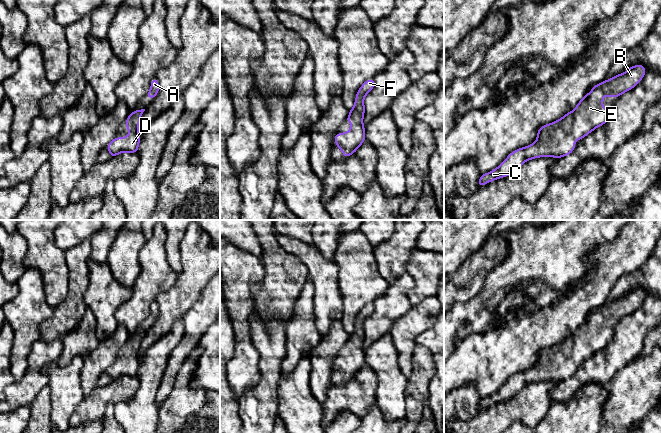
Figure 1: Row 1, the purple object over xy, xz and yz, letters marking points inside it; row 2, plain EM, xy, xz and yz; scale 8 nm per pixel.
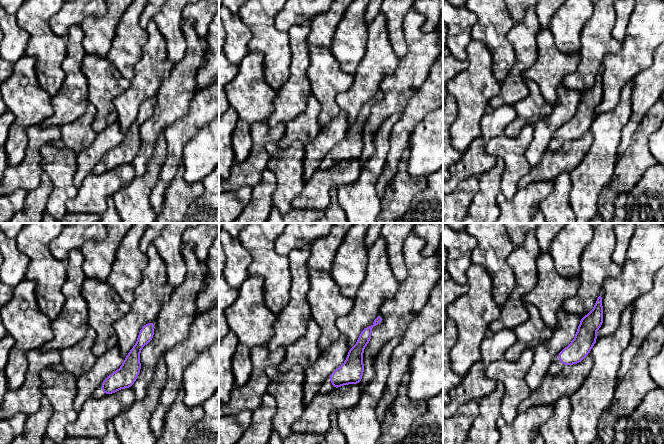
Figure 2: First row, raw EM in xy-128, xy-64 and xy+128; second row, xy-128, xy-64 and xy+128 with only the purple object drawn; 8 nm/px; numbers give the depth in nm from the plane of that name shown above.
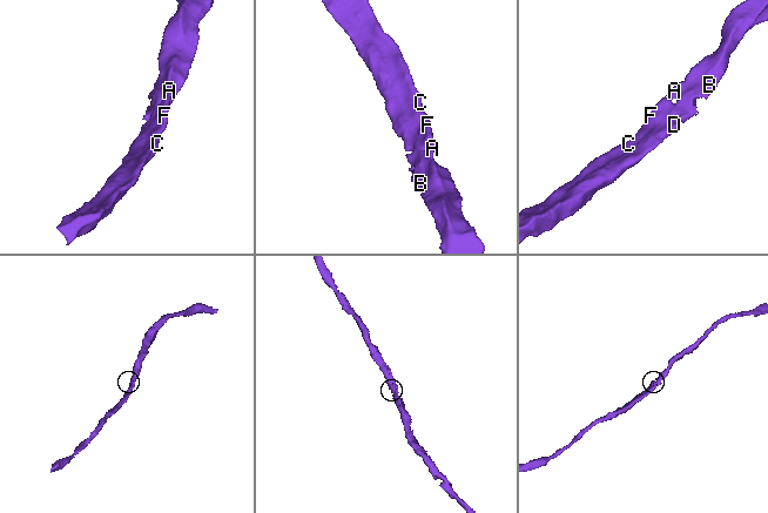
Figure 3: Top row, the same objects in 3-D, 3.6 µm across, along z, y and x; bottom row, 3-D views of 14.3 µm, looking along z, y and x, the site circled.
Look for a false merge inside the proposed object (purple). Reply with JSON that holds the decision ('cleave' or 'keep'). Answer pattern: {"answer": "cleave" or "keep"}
{"answer": "keep"}

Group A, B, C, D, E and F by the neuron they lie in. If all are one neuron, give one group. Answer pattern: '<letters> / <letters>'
A B C D E F

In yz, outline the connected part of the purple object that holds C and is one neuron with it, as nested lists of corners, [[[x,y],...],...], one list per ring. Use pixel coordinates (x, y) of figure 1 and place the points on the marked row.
[[[638,64],[594,85],[571,112],[555,122],[541,126],[532,145],[513,151],[496,169],[482,174],[478,187],[513,174],[528,160],[539,157],[559,159],[571,154],[578,139],[583,139],[609,120],[611,112],[603,107],[603,97],[618,98],[635,87],[645,74],[645,67]]]

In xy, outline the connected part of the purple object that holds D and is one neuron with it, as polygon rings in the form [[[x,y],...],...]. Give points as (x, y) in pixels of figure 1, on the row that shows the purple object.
[[[145,109],[135,110],[129,114],[125,122],[127,130],[130,133],[129,136],[117,137],[107,144],[106,147],[110,152],[111,157],[115,157],[123,152],[138,152],[138,146],[140,143],[139,122],[144,111]]]

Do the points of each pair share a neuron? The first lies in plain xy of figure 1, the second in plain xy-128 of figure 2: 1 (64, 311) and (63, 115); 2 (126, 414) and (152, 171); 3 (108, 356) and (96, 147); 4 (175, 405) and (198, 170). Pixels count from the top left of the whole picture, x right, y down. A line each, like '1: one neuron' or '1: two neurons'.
1: one neuron
2: one neuron
3: one neuron
4: two neurons

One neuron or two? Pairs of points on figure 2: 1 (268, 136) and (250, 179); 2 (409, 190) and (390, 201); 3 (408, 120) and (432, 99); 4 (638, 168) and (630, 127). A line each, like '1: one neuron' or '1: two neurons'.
1: one neuron
2: one neuron
3: one neuron
4: two neurons

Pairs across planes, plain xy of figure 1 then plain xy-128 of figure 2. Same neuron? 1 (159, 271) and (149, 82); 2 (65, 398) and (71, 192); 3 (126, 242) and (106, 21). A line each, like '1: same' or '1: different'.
1: same
2: same
3: different

